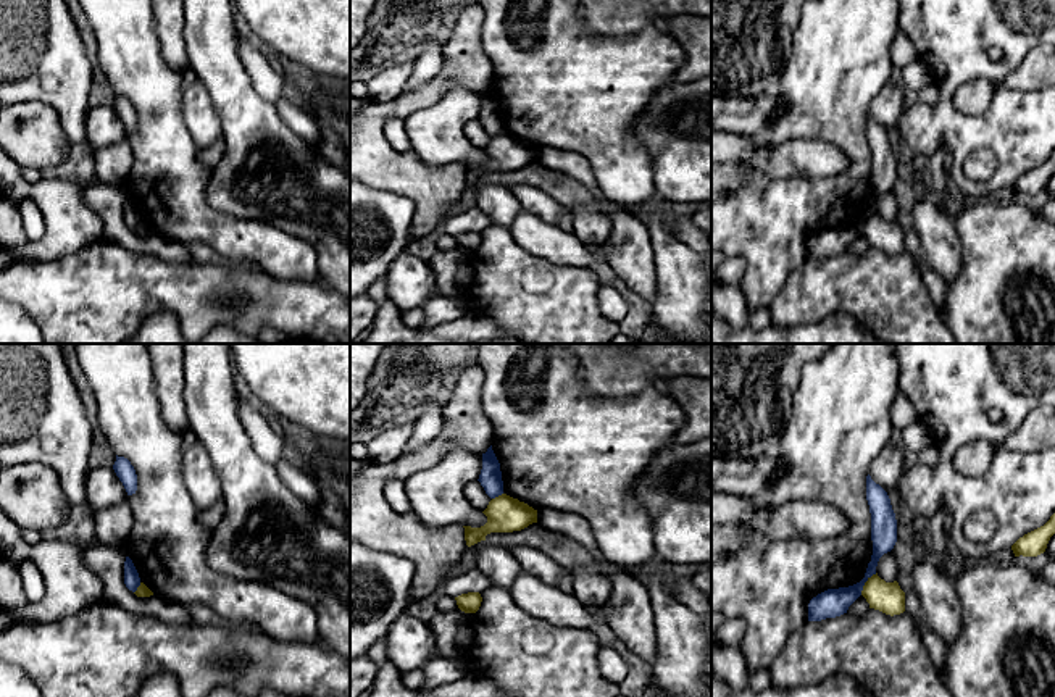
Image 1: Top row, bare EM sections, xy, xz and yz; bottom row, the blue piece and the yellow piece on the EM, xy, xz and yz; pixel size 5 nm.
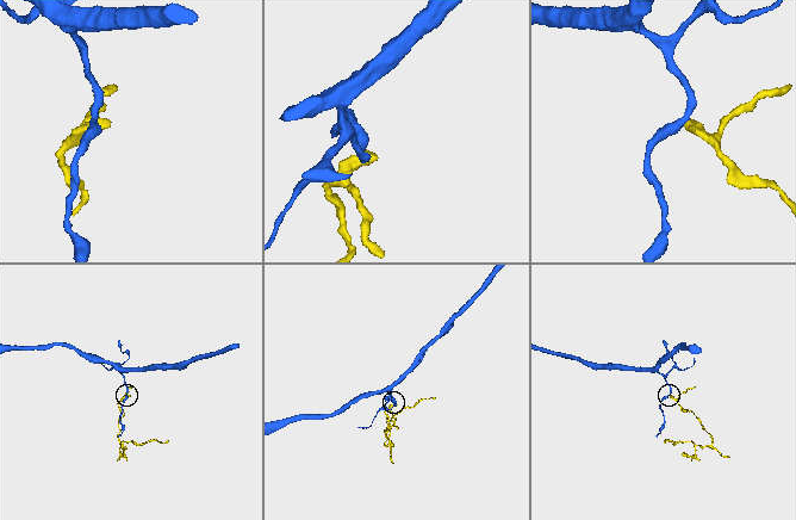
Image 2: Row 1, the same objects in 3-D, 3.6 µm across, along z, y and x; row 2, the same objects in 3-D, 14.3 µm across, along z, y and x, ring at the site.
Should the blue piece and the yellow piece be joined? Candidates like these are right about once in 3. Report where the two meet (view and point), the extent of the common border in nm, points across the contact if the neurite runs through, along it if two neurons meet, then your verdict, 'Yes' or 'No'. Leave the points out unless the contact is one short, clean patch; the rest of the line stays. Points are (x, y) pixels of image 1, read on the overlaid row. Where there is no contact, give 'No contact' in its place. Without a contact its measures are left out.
Touches blue at yz (865, 581). Shared border 140 nm. Boundary: yz (876, 573), (865, 583), (860, 594). No

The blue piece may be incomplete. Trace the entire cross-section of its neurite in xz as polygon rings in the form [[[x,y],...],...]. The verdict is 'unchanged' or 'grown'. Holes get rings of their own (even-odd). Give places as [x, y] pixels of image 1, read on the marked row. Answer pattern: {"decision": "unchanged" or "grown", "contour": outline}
{"decision": "unchanged", "contour": [[[492,445],[486,453],[482,453],[482,470],[477,481],[490,499],[503,494],[500,463],[492,450]]]}

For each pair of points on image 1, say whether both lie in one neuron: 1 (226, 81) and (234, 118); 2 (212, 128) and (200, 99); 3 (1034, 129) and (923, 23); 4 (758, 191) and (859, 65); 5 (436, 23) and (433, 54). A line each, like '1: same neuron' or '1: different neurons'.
1: same neuron
2: same neuron
3: same neuron
4: same neuron
5: different neurons

